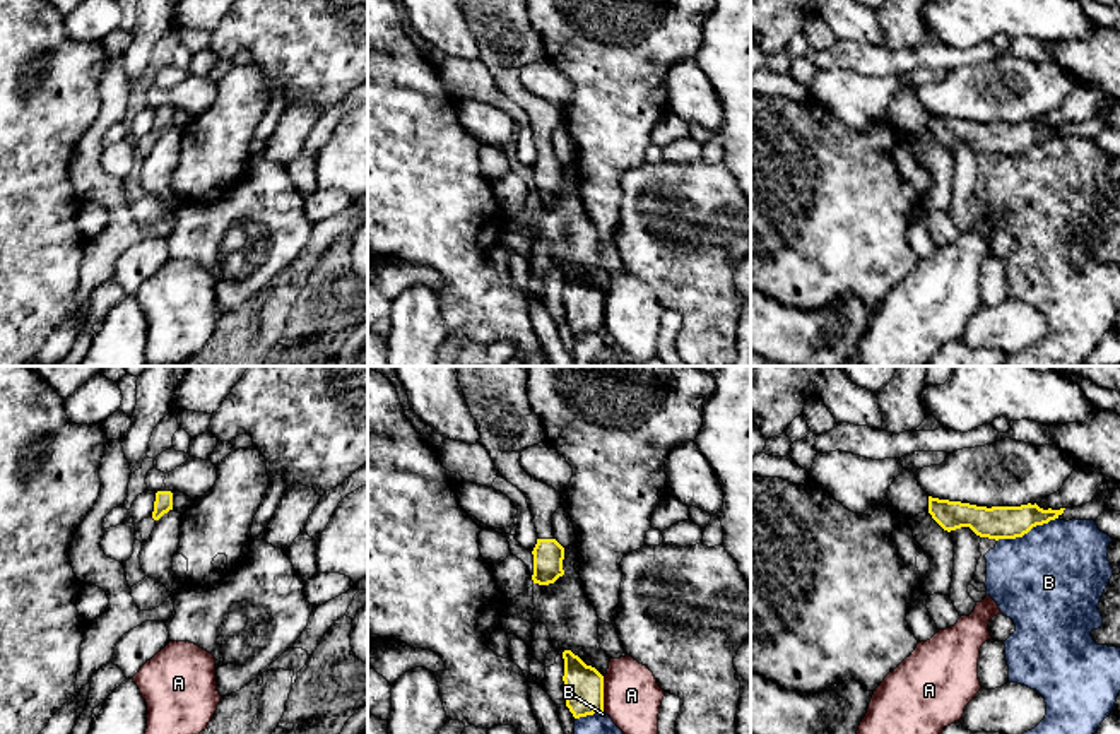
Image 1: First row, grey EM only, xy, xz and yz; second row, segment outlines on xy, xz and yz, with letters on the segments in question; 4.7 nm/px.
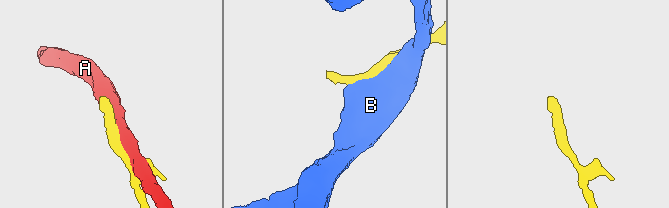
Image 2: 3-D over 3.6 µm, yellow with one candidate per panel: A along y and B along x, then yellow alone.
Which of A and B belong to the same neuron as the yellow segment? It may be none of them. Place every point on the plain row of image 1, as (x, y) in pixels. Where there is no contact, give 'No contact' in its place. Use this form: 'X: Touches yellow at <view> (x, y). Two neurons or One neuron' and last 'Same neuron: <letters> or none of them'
A: Touches yellow at xz (602, 310). Two neurons
B: Touches yellow at yz (1026, 149). Two neurons
Same neuron: none of them

